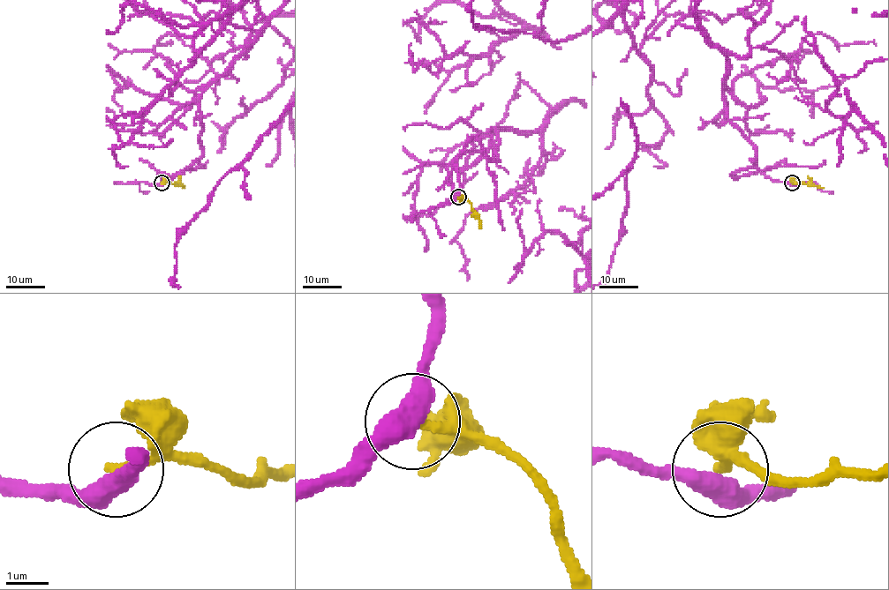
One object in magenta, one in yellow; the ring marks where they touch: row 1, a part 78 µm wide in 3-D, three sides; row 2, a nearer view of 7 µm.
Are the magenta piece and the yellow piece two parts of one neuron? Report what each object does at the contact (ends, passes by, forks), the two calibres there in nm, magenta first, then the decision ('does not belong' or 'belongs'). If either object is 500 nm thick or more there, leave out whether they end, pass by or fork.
500/240 nm | does not belong

